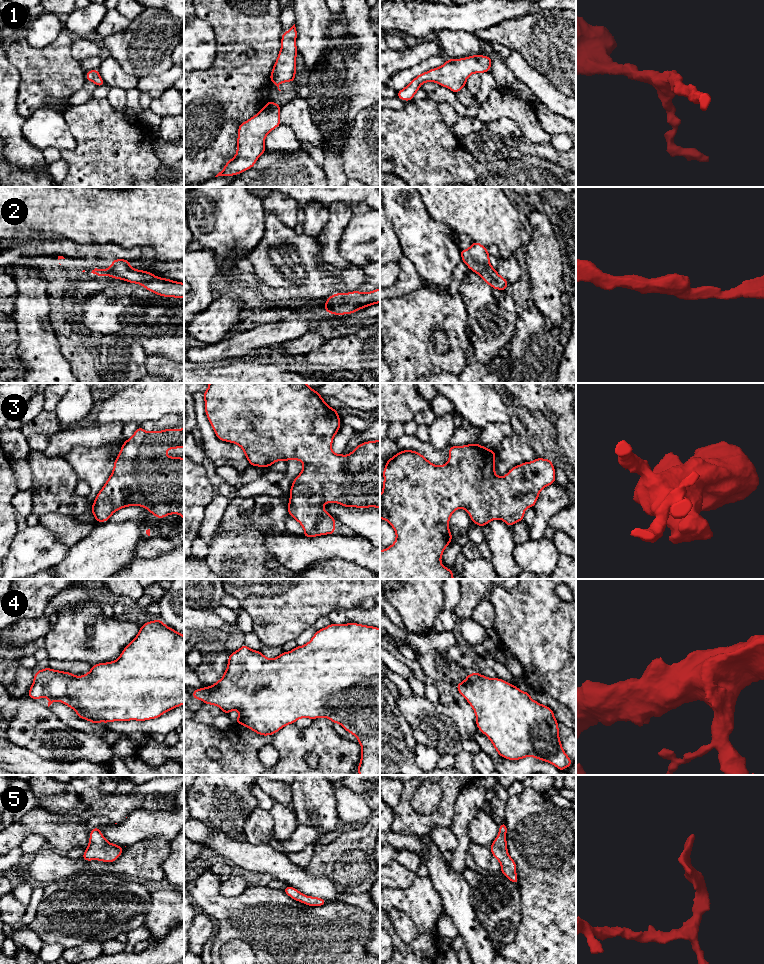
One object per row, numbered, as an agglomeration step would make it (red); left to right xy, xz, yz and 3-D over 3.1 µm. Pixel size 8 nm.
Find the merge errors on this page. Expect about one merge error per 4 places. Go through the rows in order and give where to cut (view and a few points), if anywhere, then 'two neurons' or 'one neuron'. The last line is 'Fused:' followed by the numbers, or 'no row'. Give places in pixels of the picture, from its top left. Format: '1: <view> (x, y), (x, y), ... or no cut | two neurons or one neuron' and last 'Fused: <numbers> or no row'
1: no cut | one neuron
2: no cut | one neuron
3: no cut | one neuron
4: no cut | one neuron
5: no cut | one neuron
Fused: no row

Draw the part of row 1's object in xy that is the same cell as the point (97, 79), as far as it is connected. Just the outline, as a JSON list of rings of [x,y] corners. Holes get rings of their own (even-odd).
[[[94,69],[91,71],[87,71],[86,72],[86,80],[94,82],[96,84],[96,86],[104,86],[106,85],[103,81],[103,79],[101,78],[98,69]]]

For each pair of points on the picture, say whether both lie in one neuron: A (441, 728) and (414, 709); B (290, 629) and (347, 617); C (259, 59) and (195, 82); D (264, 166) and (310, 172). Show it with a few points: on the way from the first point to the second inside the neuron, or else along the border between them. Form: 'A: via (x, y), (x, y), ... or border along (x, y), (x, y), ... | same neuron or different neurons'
A: via (434, 725), (421, 714) | same neuron
B: border along (351, 609), (334, 609), (327, 615) | different neurons
C: via (243, 75), (233, 83), (211, 83) | same neuron
D: via (275, 172), (299, 172) | same neuron

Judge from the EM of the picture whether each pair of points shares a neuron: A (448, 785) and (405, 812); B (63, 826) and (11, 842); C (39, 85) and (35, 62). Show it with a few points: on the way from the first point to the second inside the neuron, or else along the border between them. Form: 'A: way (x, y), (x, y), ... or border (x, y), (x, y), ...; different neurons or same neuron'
A: way (448, 801), (446, 808), (435, 819), (421, 820); same neuron
B: way (50, 826), (27, 826), (24, 829); same neuron
C: way (39, 79), (39, 68); same neuron

